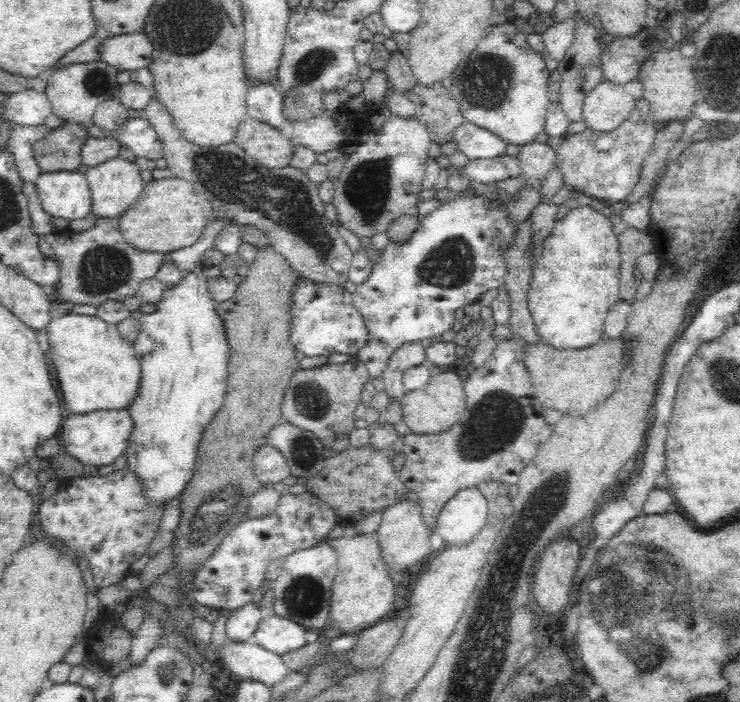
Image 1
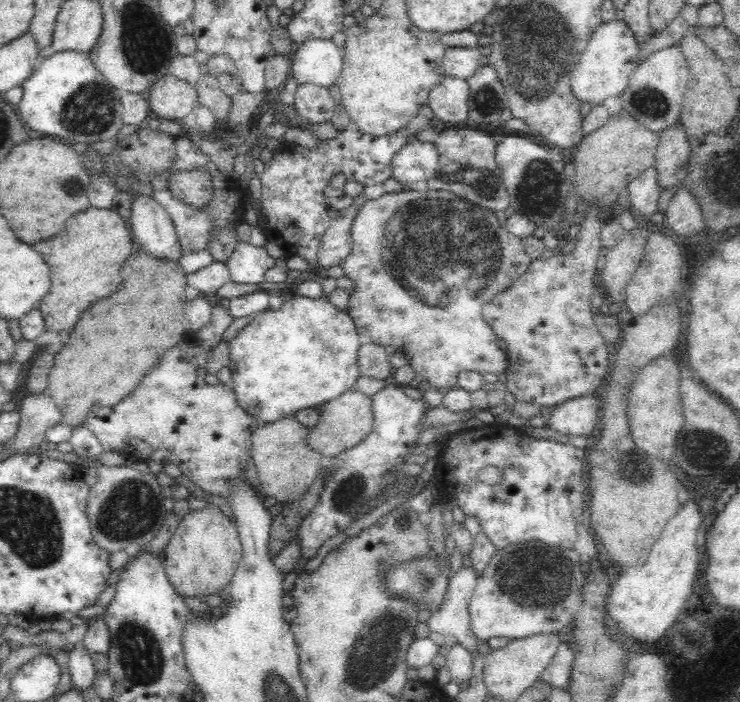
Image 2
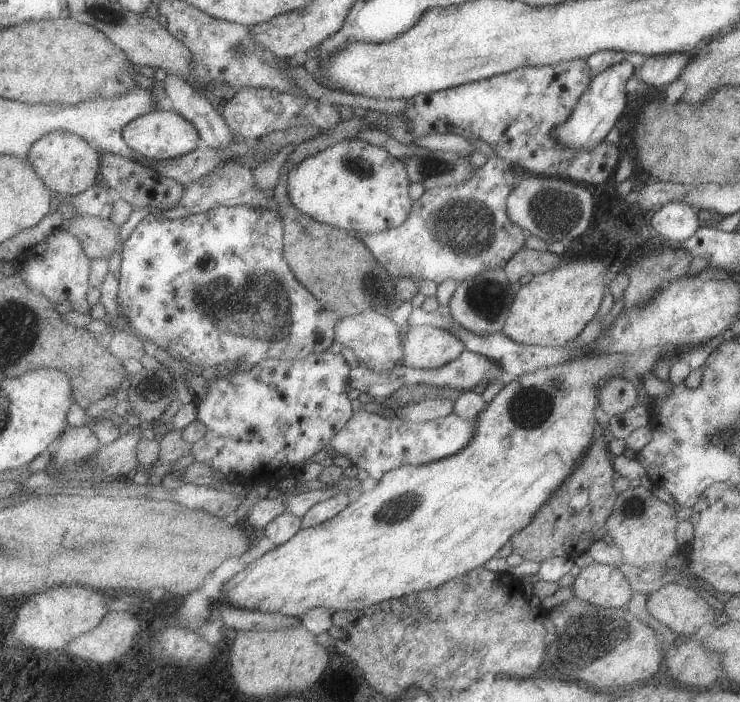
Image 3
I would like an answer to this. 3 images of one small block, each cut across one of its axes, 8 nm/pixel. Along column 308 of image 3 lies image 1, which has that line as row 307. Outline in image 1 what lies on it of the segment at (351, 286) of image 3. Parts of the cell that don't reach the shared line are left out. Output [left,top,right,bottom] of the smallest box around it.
[166,245,298,638]

